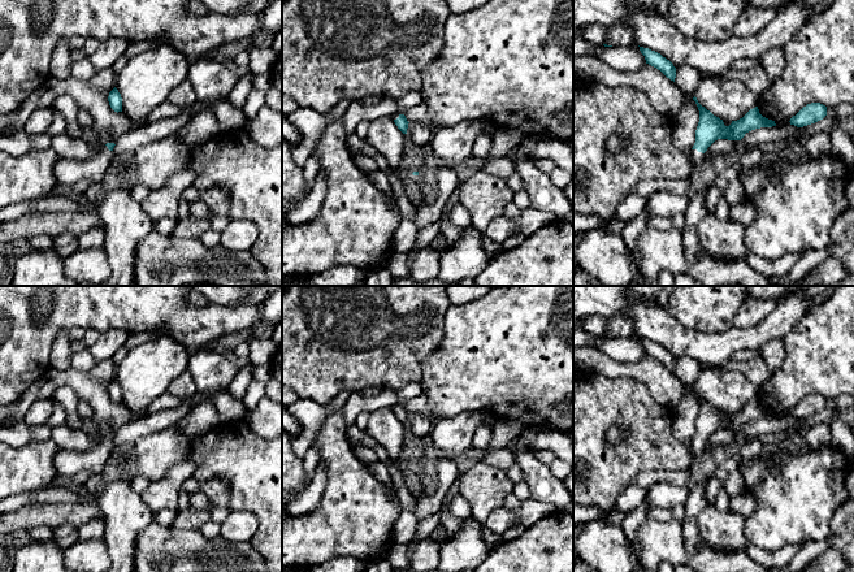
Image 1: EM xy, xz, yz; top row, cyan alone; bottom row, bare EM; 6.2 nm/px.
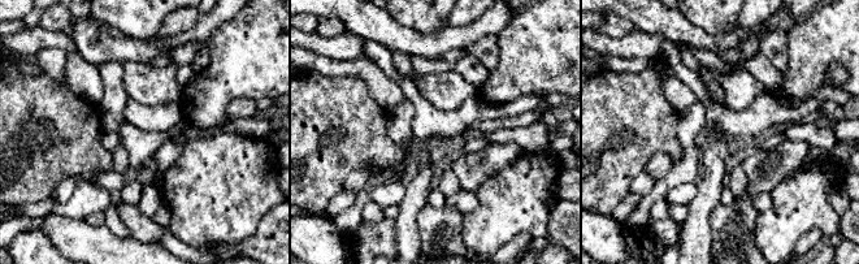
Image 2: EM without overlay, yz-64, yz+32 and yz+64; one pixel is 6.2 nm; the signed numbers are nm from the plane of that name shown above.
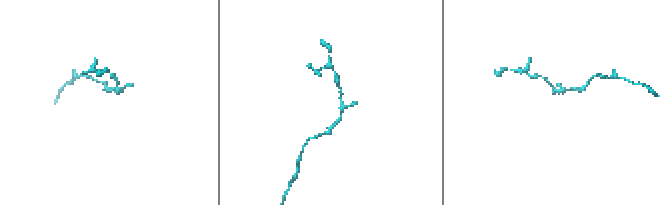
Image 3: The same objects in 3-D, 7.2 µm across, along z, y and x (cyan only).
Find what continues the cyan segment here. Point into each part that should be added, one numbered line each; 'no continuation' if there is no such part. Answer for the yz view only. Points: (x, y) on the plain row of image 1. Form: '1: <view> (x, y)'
1: yz (697, 450)

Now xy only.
1: xy (68, 463)

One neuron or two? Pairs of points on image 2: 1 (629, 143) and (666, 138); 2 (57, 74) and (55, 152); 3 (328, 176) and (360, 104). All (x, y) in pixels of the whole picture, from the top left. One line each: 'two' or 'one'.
1: one
2: two
3: one

